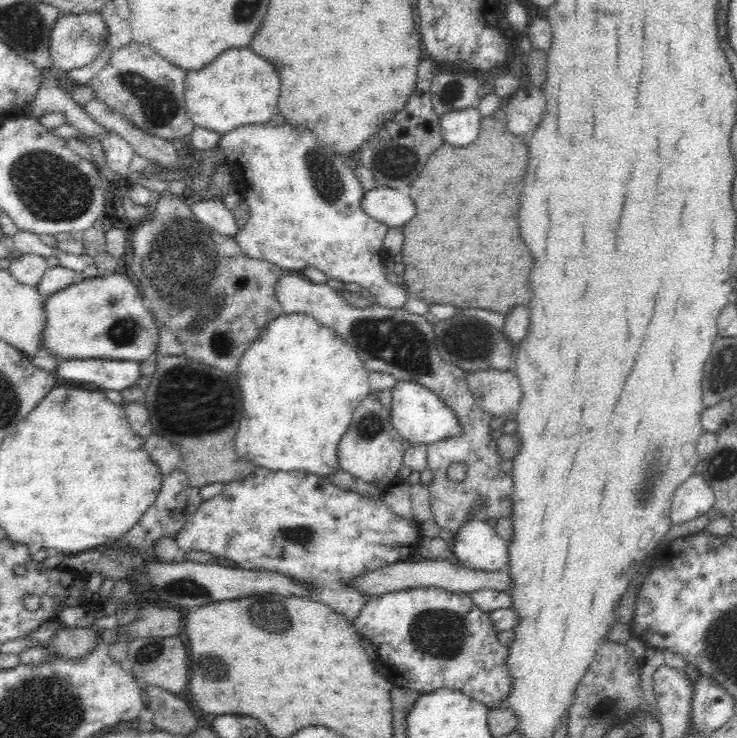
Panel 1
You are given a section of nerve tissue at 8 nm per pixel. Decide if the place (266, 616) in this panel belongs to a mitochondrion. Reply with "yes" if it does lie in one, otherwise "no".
yes

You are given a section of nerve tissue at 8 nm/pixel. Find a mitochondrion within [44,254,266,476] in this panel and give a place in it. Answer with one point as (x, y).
(123, 332)

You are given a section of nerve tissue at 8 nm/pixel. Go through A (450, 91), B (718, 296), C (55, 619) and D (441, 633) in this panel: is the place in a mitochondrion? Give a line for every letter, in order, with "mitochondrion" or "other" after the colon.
A: mitochondrion
B: other
C: other
D: mitochondrion

